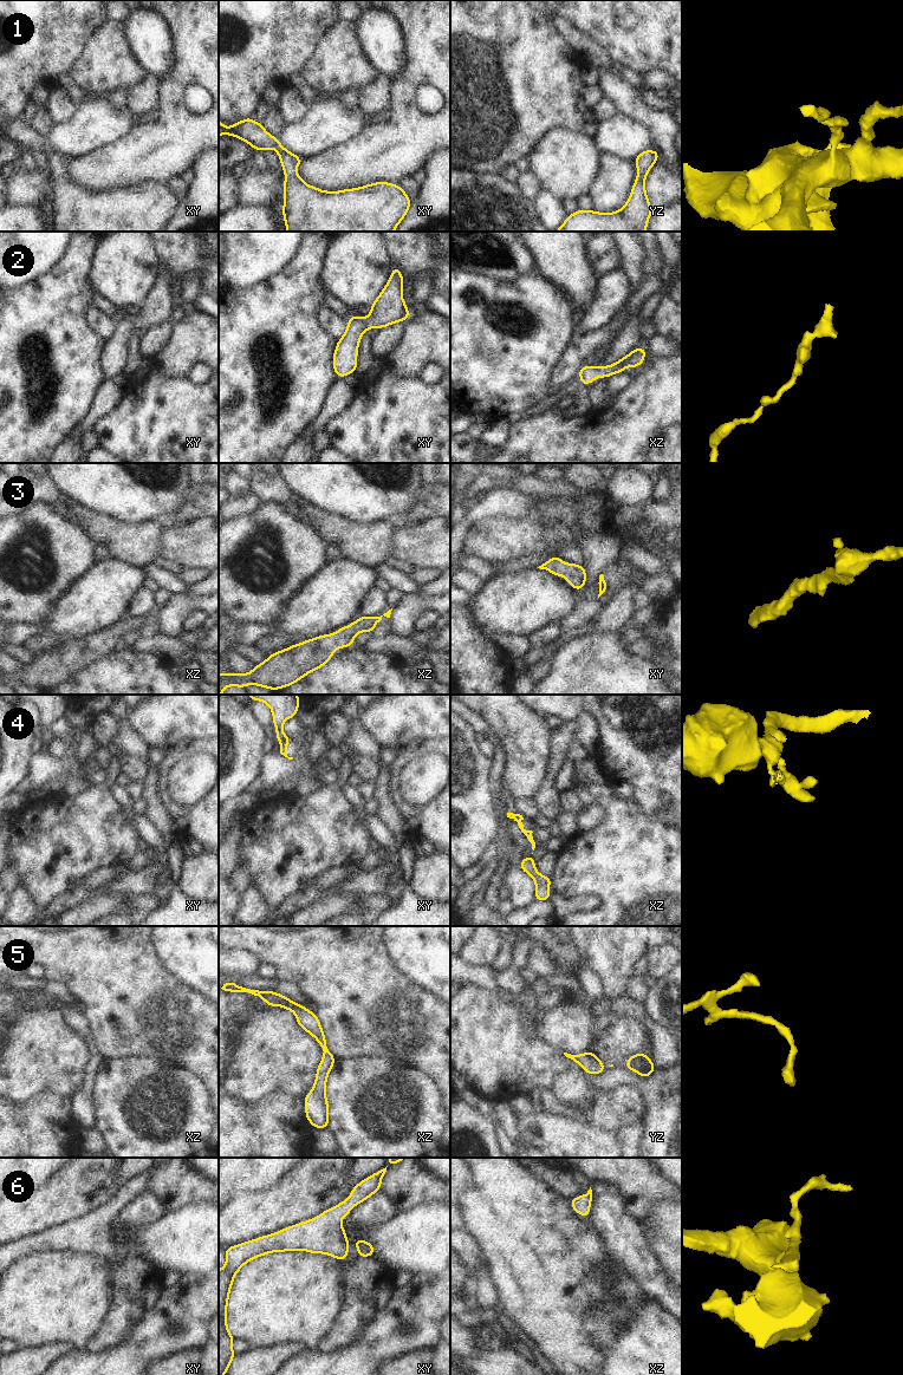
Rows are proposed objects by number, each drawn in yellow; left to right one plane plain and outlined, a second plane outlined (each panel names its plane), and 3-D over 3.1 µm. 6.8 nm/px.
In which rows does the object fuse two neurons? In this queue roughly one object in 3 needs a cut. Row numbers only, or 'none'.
4

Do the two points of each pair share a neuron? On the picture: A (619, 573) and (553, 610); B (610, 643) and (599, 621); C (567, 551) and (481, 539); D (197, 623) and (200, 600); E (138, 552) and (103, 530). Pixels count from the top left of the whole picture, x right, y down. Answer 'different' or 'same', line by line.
A: different
B: different
C: different
D: different
E: same

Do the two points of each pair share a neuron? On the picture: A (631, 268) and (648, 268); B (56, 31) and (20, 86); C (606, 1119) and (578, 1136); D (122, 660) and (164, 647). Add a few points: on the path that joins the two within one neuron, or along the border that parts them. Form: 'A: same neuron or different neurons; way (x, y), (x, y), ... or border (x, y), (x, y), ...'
A: different neurons; border (641, 243), (644, 251), (642, 272), (645, 275)
B: same neuron; way (41, 45), (20, 66), (20, 72)
C: different neurons; border (588, 1123), (605, 1131), (616, 1132)
D: different neurons; border (131, 650), (154, 653), (161, 657)

